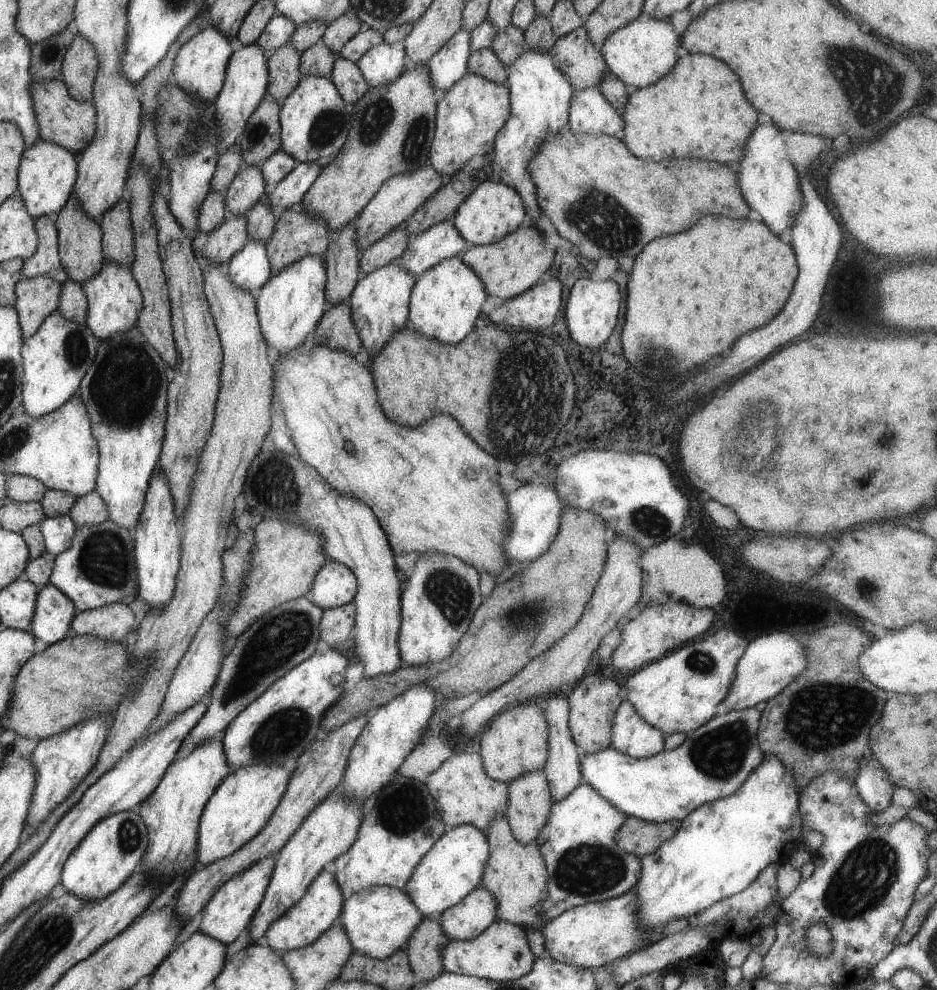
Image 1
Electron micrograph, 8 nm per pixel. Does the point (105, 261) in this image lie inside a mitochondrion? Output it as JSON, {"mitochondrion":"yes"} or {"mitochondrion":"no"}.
{"mitochondrion":"no"}

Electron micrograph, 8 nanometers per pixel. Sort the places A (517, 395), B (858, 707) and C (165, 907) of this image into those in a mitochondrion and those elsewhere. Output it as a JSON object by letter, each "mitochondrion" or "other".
{"A":"mitochondrion","B":"mitochondrion","C":"other"}

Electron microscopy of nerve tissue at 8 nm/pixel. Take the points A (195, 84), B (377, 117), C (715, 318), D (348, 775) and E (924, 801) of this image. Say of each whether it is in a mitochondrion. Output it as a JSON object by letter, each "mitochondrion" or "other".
{"A":"other","B":"mitochondrion","C":"other","D":"other","E":"other"}

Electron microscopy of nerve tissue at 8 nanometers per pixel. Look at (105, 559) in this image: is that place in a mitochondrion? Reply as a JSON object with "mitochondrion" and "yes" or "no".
{"mitochondrion":"yes"}

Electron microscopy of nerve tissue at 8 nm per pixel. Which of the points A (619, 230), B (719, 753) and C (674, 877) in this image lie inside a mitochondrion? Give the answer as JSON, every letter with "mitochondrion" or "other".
{"A":"mitochondrion","B":"mitochondrion","C":"other"}

